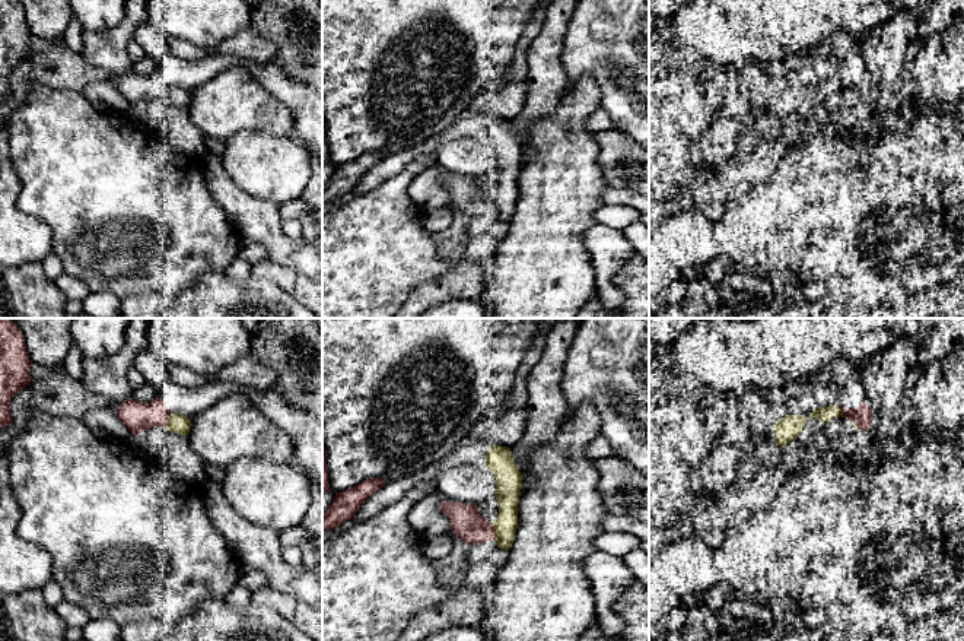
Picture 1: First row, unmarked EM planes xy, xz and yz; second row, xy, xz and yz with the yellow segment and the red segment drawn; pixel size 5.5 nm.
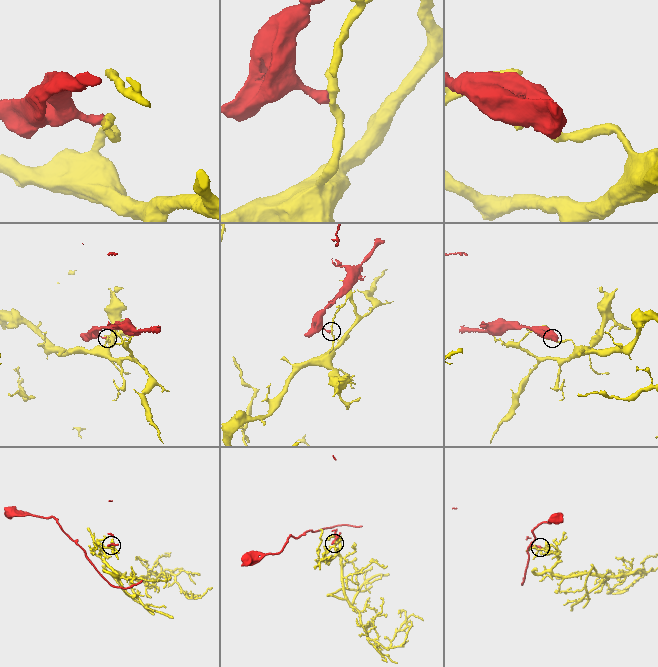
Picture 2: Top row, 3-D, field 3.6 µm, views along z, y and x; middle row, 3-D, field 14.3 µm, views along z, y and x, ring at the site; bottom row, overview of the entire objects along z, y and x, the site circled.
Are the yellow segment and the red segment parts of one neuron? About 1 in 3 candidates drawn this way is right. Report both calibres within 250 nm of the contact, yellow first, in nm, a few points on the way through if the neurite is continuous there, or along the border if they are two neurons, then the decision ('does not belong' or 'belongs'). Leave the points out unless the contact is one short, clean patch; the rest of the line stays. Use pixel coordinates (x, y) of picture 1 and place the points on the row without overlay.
calibres 140 and 170 nm; does not belong

